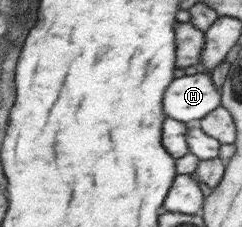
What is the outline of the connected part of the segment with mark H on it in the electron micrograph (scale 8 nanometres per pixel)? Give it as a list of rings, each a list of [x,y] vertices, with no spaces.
[[[203,70],[193,75],[180,74],[170,83],[163,103],[165,117],[189,126],[221,105],[221,87]]]

